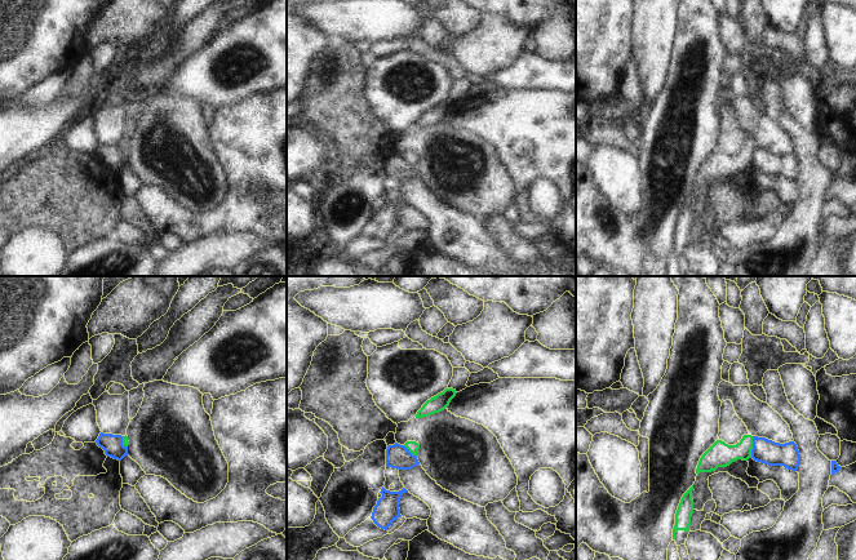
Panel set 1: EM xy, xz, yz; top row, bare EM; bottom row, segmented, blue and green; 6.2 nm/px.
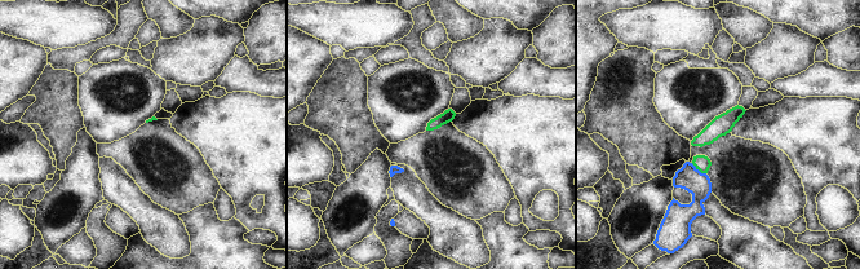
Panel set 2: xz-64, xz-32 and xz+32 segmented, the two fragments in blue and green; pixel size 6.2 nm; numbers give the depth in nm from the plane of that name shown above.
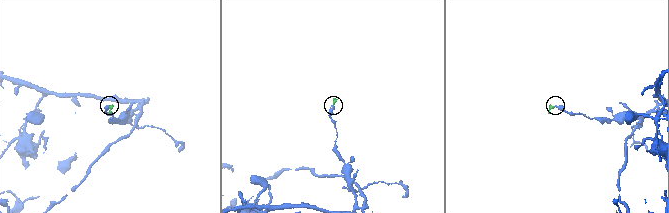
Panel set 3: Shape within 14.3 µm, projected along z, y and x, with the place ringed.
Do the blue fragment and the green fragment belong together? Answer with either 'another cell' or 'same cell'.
another cell

